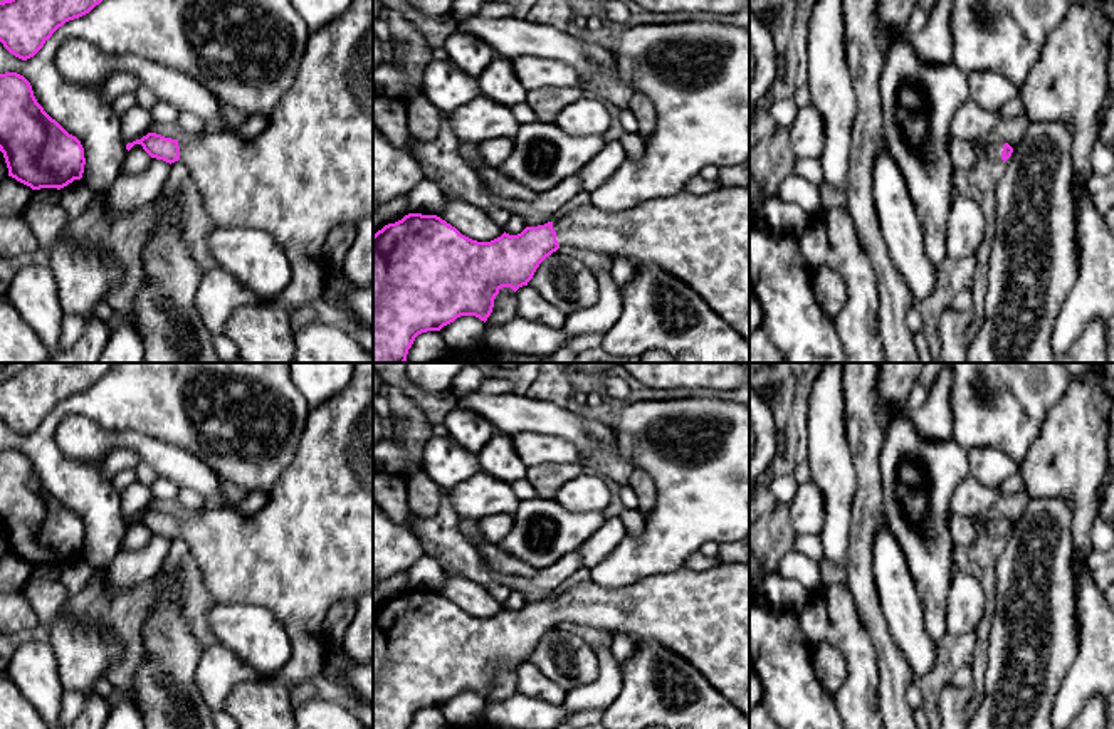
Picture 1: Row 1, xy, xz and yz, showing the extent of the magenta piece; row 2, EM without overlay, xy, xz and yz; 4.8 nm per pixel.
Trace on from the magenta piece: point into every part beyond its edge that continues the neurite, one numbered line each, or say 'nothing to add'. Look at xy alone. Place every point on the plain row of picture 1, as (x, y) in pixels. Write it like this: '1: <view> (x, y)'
1: xy (311, 545)

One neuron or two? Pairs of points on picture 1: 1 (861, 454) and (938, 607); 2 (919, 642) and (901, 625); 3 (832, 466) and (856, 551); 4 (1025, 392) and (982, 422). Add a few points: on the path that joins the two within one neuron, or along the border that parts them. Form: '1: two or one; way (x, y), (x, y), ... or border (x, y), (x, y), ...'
1: two; border (882, 491), (886, 518)
2: one; way (914, 639), (906, 630)
3: two; border (856, 492), (846, 565)
4: one; way (1015, 395), (1008, 397), (992, 412)

